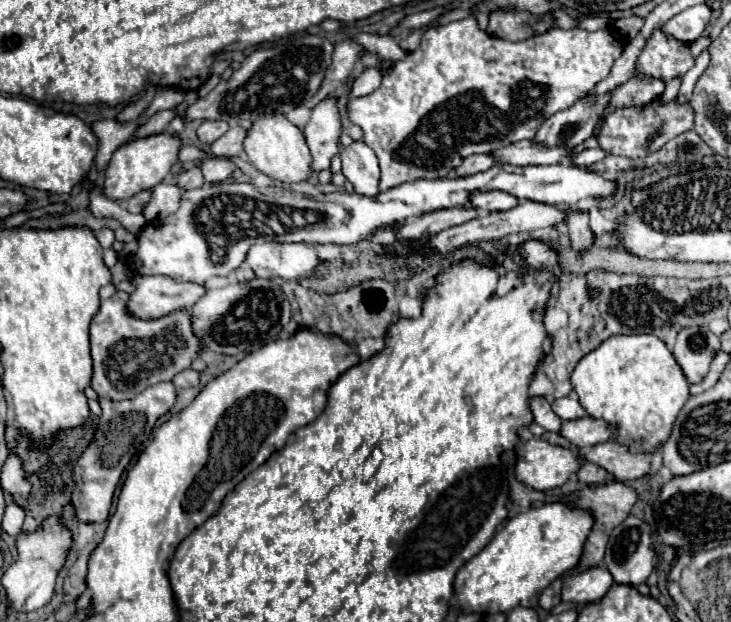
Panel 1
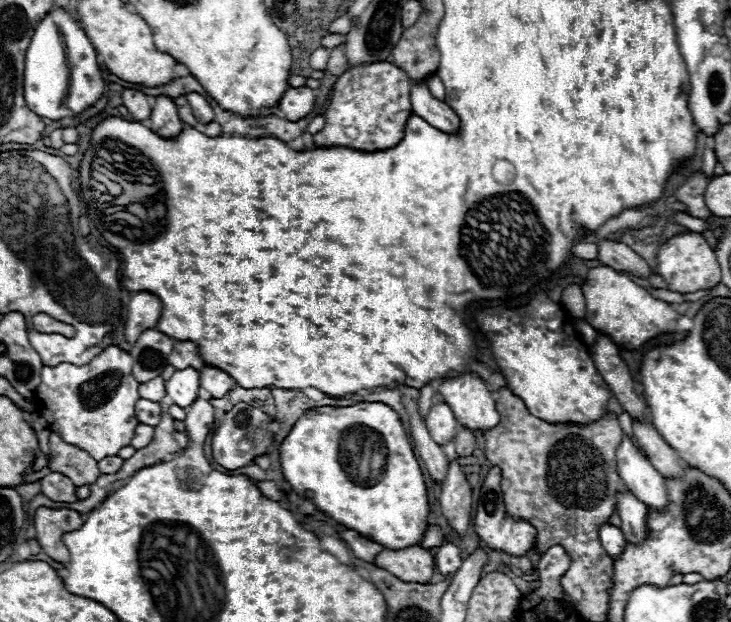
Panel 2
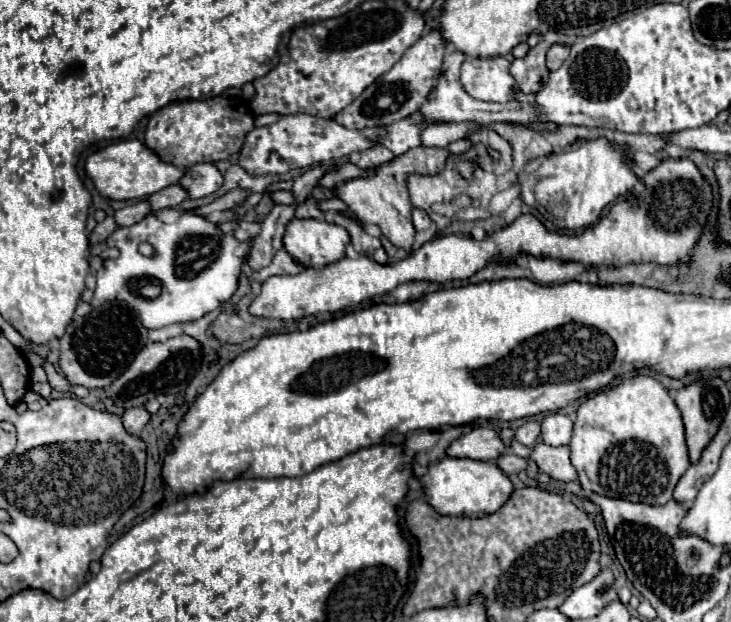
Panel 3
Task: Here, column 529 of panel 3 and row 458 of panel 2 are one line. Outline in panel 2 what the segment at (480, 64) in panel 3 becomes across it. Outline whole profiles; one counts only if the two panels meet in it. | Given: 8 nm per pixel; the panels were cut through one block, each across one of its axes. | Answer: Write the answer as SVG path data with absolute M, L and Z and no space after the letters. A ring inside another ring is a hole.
M108 346L86 366L68 362L44 366L40 378L36 410L48 422L48 428L60 434L68 444L86 450L94 460L116 456L120 448L130 444L136 424L140 424L134 416L134 404L140 400L140 394L138 382L132 376L132 356L128 352L118 346Z

